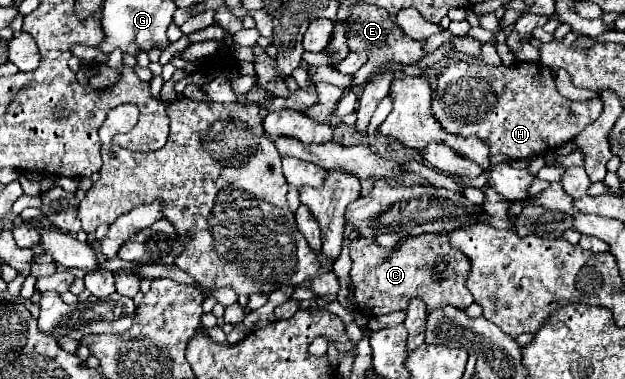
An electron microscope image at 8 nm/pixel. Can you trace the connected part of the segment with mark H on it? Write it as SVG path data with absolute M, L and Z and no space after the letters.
M452 62L440 72L432 100L432 114L446 132L476 136L490 146L490 154L508 154L514 160L556 150L592 124L600 112L600 100L572 102L560 96L552 70L540 62L516 62L514 66Z

